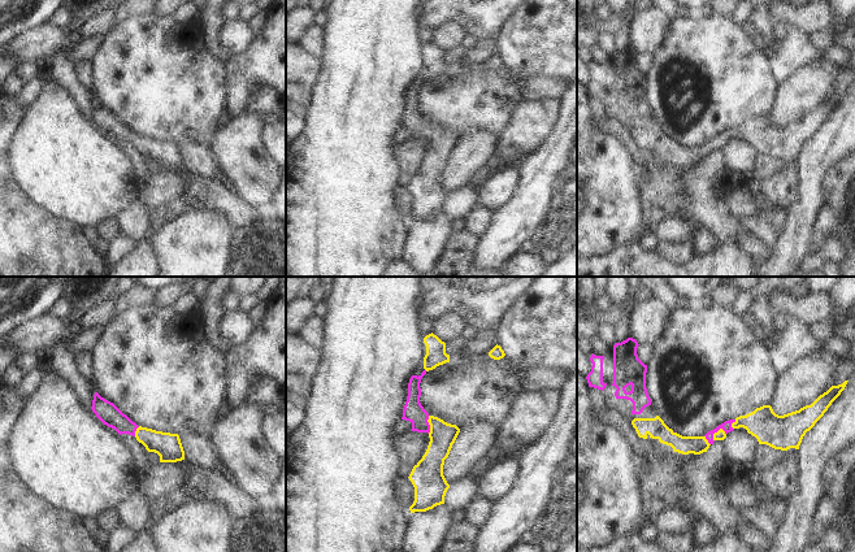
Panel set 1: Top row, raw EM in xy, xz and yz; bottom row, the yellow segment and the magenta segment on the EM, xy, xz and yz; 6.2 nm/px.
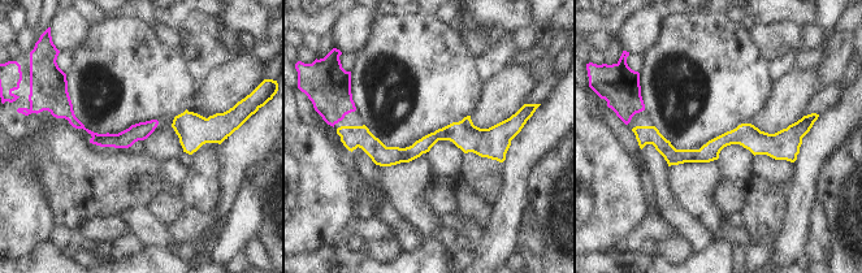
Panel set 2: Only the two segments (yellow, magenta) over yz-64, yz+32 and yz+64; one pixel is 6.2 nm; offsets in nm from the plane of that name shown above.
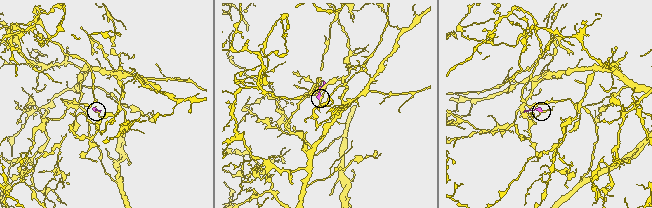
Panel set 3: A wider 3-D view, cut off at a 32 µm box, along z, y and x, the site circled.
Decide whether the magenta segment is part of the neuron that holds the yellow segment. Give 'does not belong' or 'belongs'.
belongs

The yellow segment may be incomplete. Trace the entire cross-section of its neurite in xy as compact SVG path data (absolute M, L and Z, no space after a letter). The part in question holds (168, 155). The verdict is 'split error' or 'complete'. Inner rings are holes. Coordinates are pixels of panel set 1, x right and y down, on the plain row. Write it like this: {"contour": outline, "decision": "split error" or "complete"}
{"contour": "M97 101L94 104L91 118L104 134L114 138L120 144L133 144L148 161L157 162L160 165L160 171L185 169L185 160L178 143L138 135L113 112L105 109Z", "decision": "split error"}

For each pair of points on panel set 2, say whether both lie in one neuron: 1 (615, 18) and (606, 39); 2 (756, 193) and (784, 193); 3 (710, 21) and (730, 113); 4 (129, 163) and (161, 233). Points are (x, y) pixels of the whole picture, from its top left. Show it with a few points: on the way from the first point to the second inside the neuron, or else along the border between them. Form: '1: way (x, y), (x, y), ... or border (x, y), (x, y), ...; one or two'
1: border (592, 34), (606, 33), (611, 38); two
2: border (767, 182), (785, 200); two
3: way (710, 44), (711, 90); one
4: border (147, 207), (126, 211), (121, 216); two

